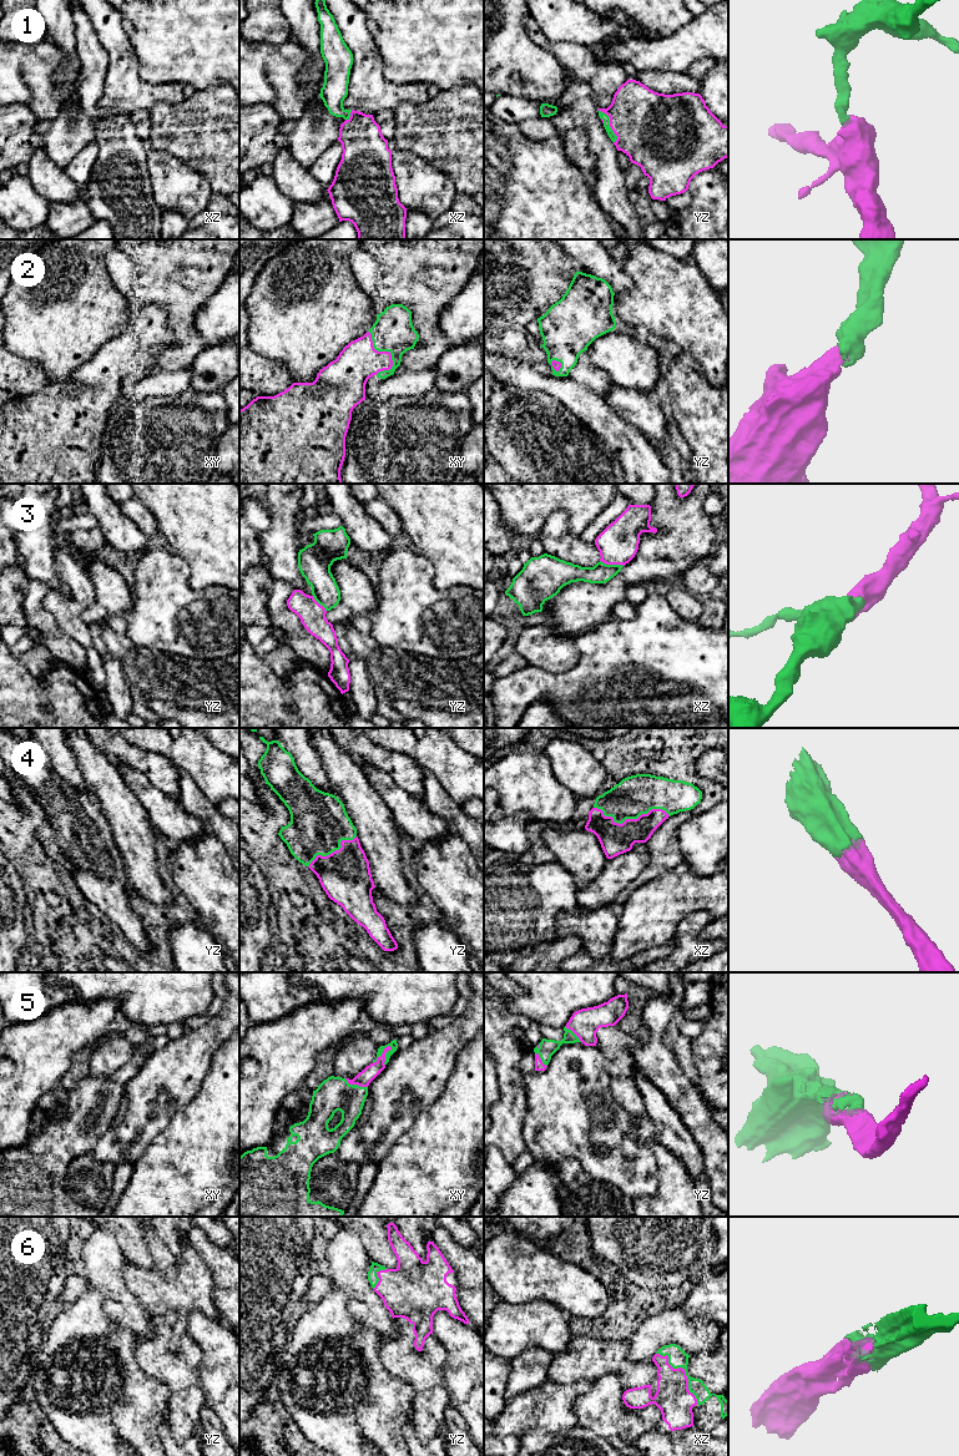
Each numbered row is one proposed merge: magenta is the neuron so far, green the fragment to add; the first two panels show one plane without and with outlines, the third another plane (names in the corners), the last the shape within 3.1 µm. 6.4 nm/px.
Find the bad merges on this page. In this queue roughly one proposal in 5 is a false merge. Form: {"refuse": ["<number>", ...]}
{"refuse": []}

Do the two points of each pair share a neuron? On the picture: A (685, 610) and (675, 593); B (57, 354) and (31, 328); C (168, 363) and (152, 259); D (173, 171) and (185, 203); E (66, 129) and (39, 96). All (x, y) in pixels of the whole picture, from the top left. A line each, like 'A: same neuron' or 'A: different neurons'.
A: same neuron
B: same neuron
C: same neuron
D: same neuron
E: different neurons

